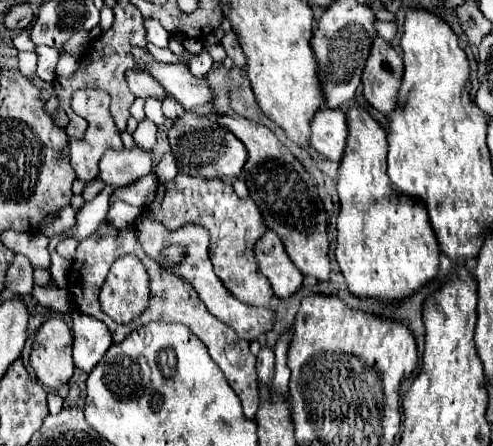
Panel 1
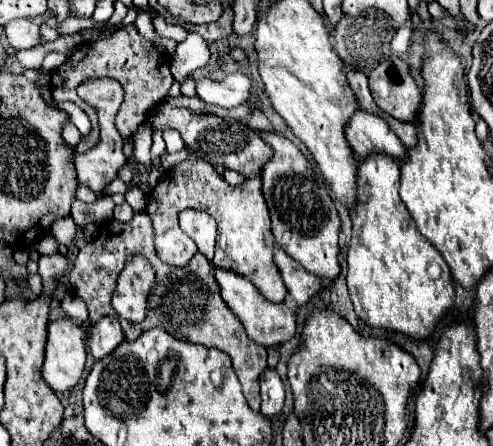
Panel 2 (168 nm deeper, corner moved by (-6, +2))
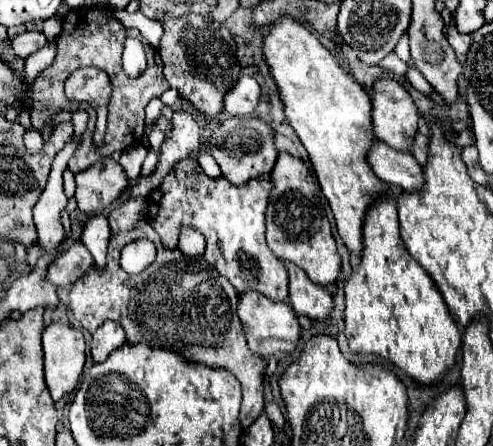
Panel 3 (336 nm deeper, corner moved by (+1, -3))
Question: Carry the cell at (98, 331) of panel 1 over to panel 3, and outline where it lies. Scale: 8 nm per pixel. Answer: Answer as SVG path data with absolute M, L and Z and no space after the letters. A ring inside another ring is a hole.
M103 322L91 340L91 356L93 362L105 362L107 356L117 350L121 344L125 344L125 332L117 322Z

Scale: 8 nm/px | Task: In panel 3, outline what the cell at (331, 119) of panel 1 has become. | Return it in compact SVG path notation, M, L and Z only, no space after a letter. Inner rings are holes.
M377 138L369 148L367 162L375 176L391 186L397 184L403 190L415 190L423 186L421 166L415 162L415 158L409 152L395 150Z

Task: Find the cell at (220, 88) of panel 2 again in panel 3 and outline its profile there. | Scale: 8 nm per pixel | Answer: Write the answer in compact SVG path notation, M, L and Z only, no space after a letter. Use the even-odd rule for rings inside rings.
M241 76L237 80L237 86L225 94L225 110L231 116L247 116L255 110L259 104L261 88L253 76Z

